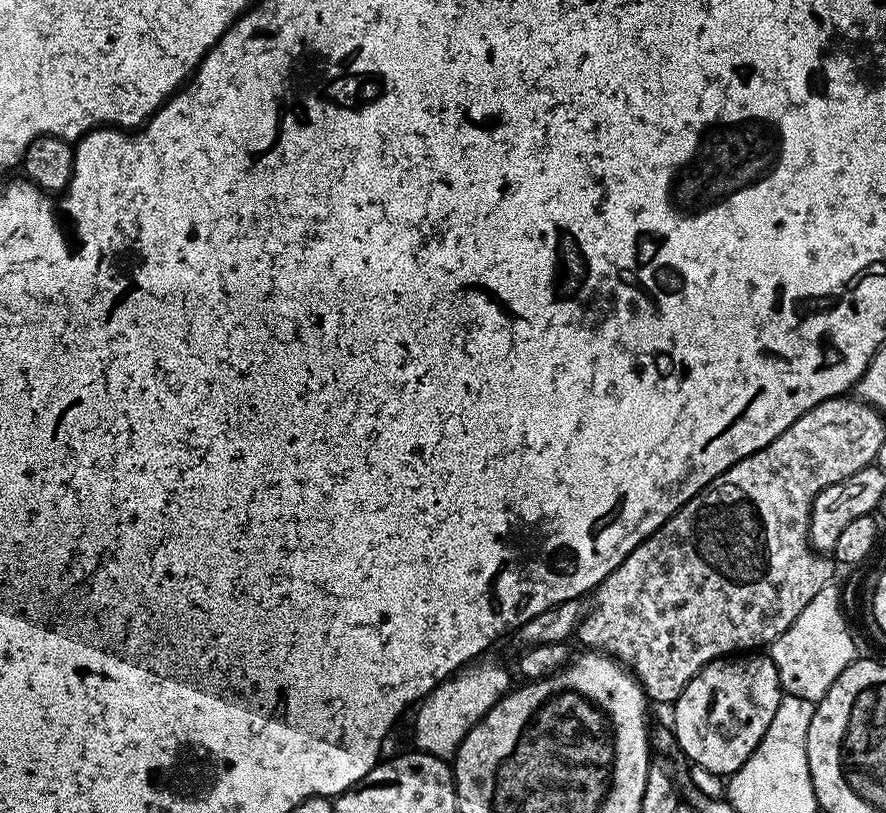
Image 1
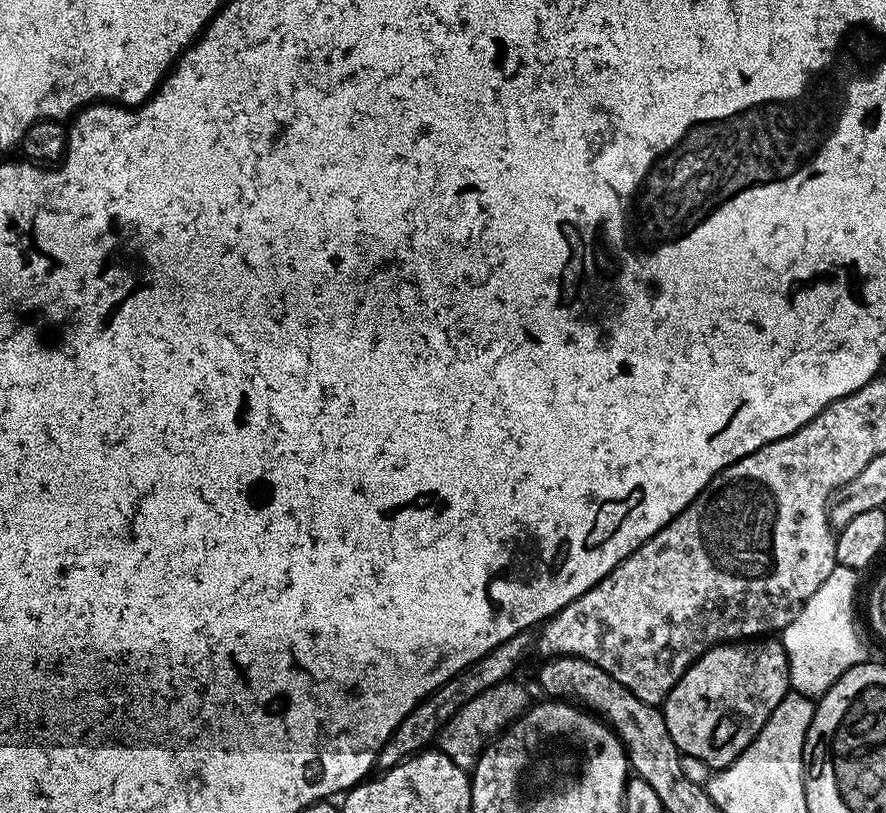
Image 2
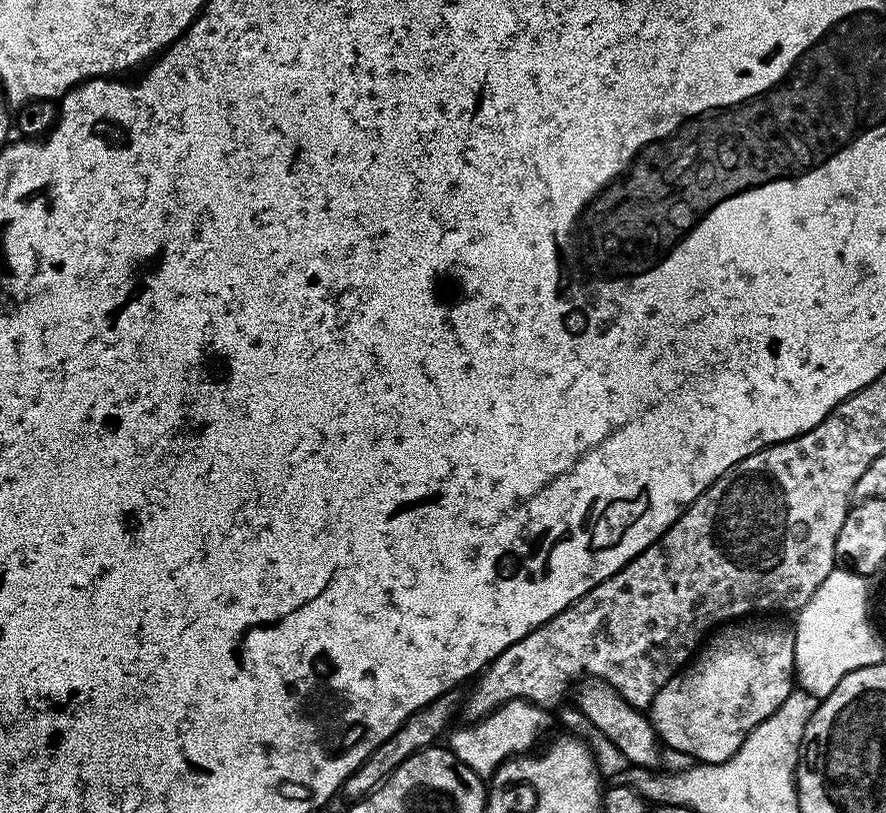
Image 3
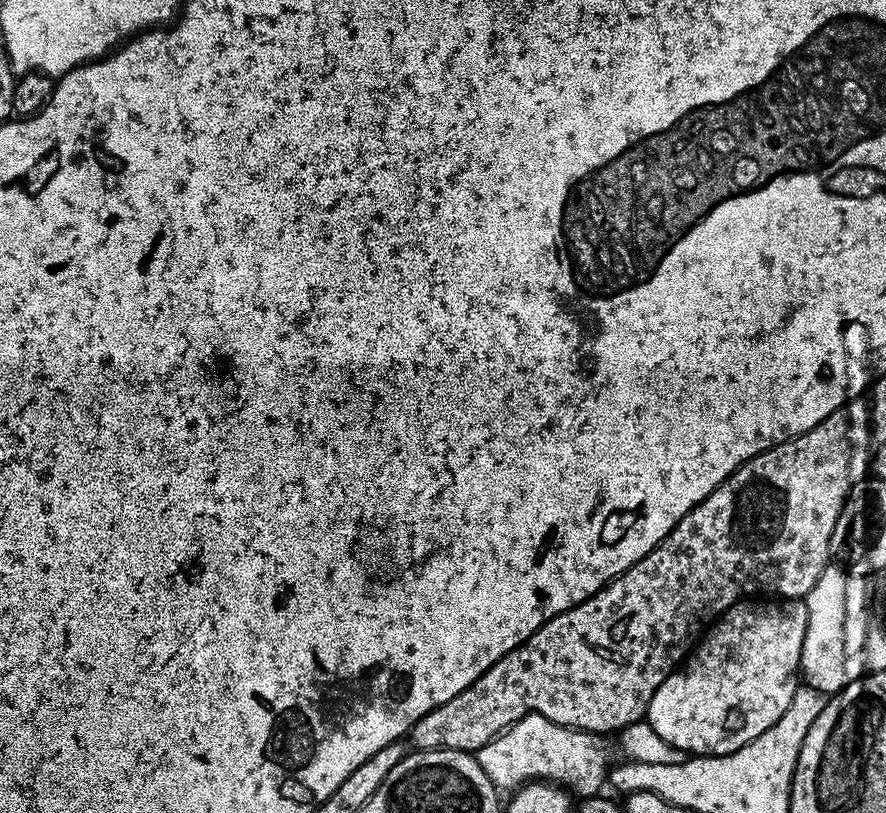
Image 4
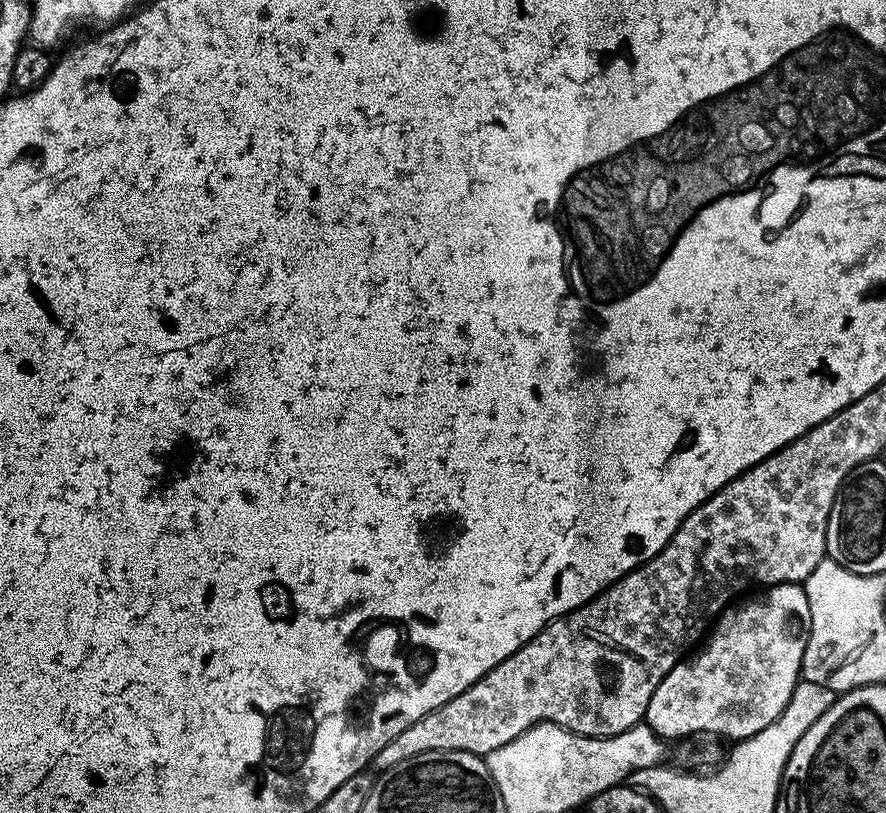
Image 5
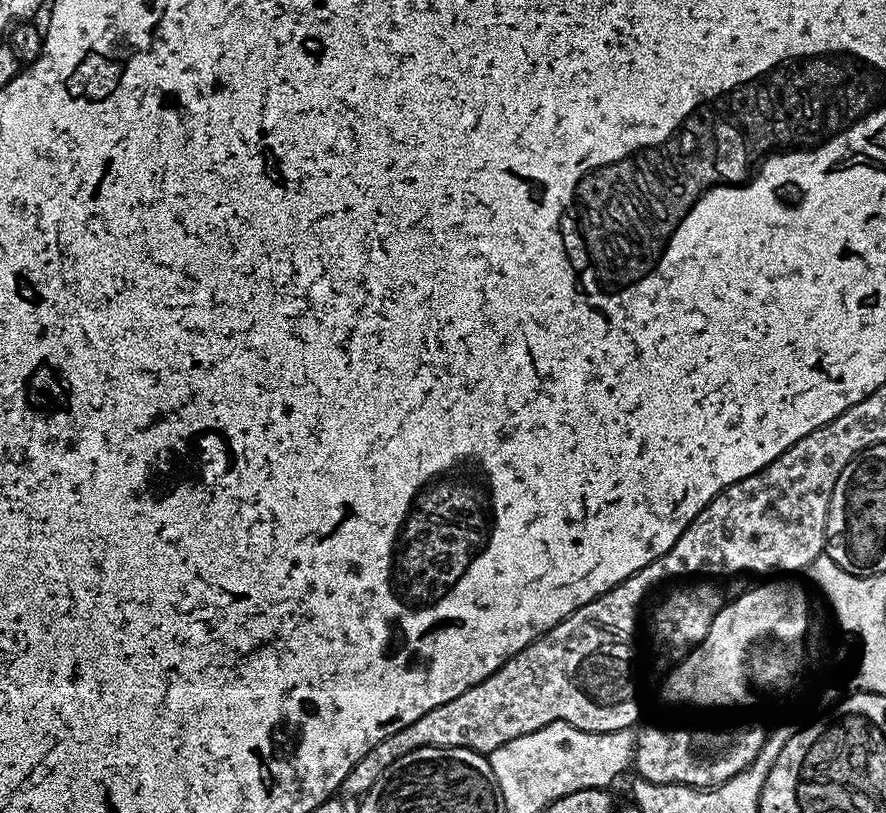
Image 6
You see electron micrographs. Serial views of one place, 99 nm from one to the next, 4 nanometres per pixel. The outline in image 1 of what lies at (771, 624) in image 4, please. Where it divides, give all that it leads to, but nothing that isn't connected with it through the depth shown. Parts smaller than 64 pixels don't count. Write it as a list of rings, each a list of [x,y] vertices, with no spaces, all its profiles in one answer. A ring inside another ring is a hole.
[[[736,654],[731,658],[721,658],[719,660],[712,660],[705,668],[696,675],[693,680],[688,683],[686,690],[682,690],[682,694],[677,698],[674,707],[671,709],[672,721],[671,727],[674,729],[674,740],[680,748],[689,756],[689,761],[692,764],[702,766],[711,772],[717,772],[722,777],[727,777],[733,772],[737,772],[739,768],[746,762],[746,758],[750,758],[750,754],[760,744],[760,739],[766,734],[766,730],[770,726],[770,722],[774,718],[774,714],[778,710],[778,702],[782,695],[780,687],[780,679],[778,678],[778,670],[774,666],[771,655],[768,654]]]

